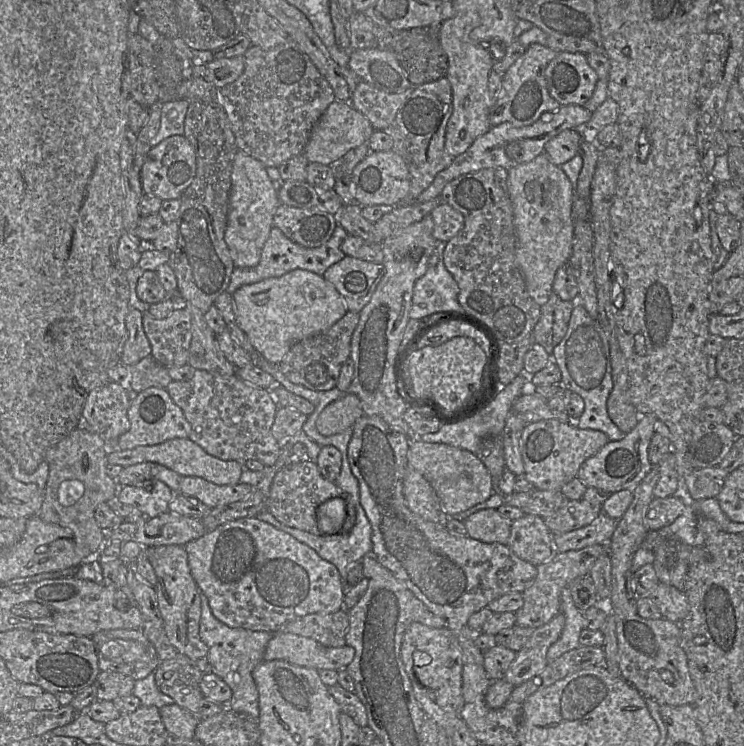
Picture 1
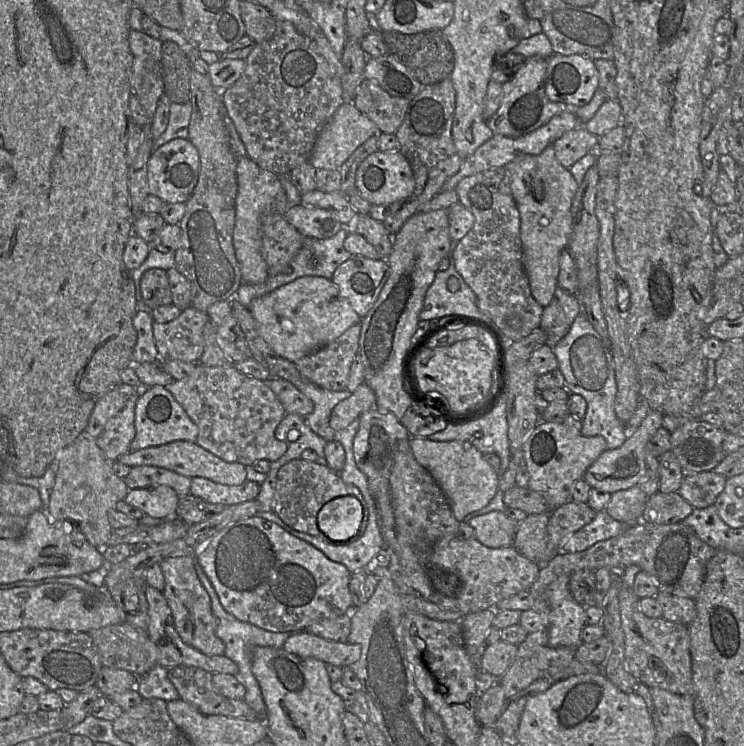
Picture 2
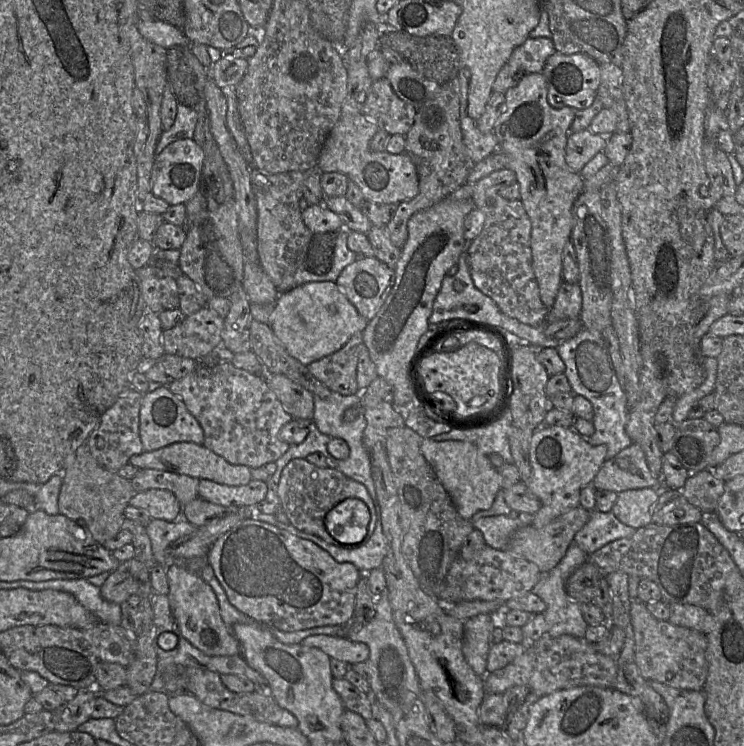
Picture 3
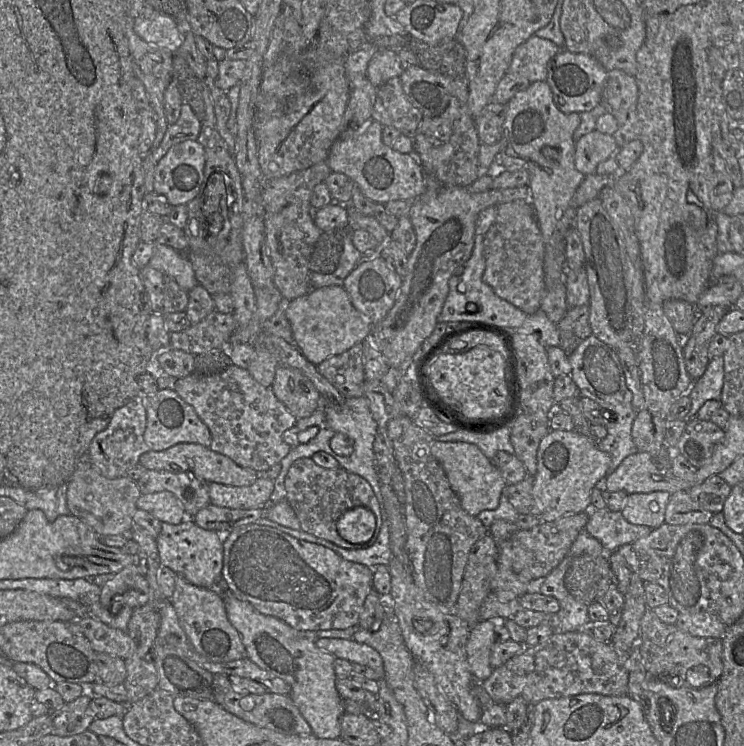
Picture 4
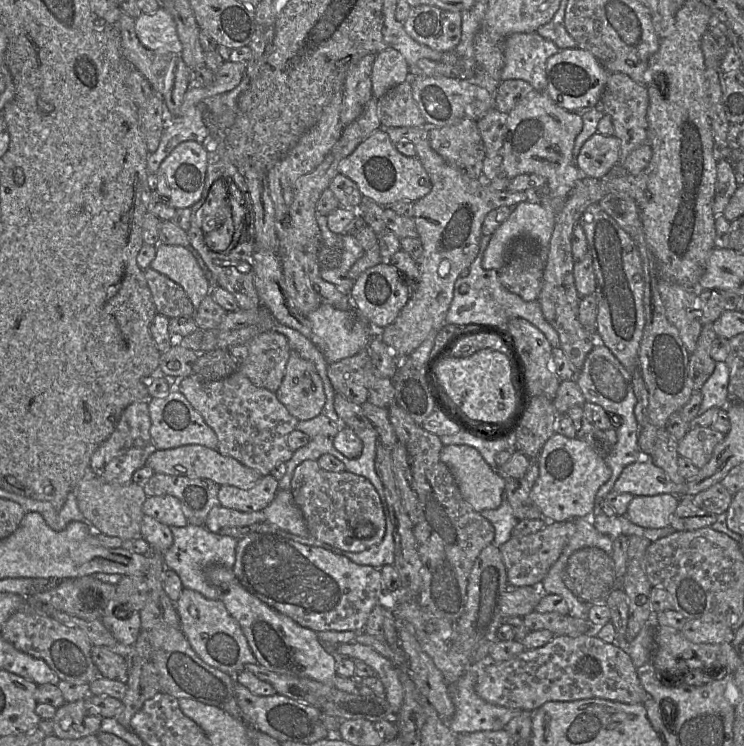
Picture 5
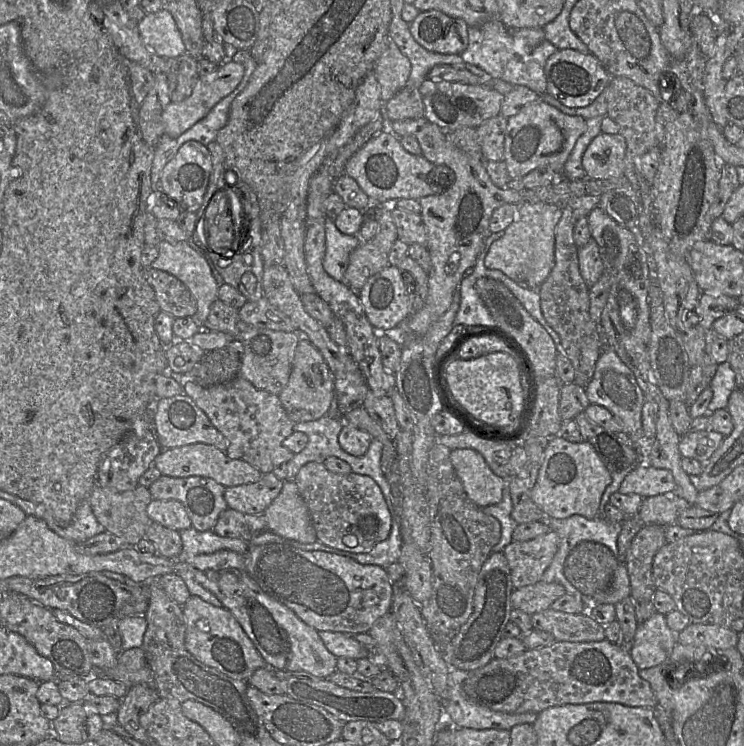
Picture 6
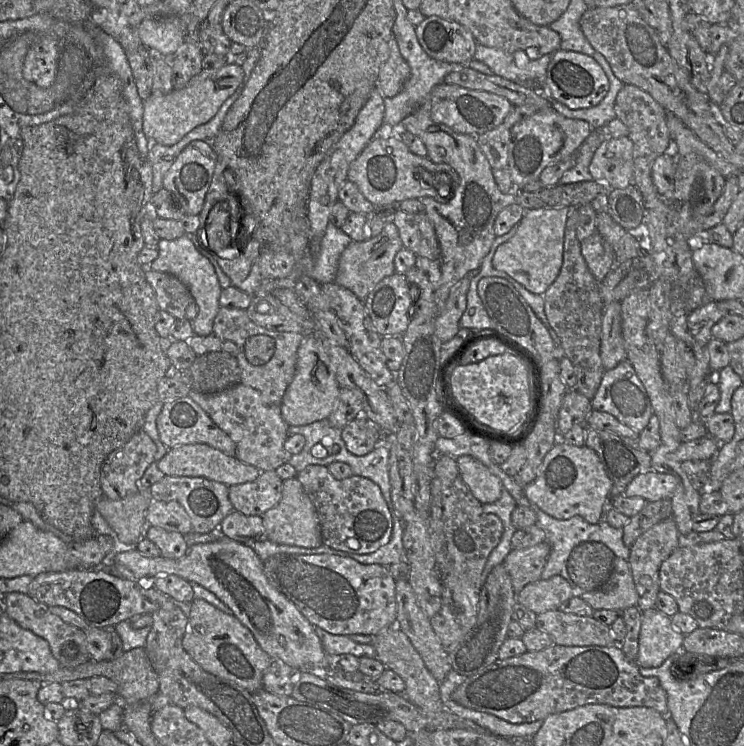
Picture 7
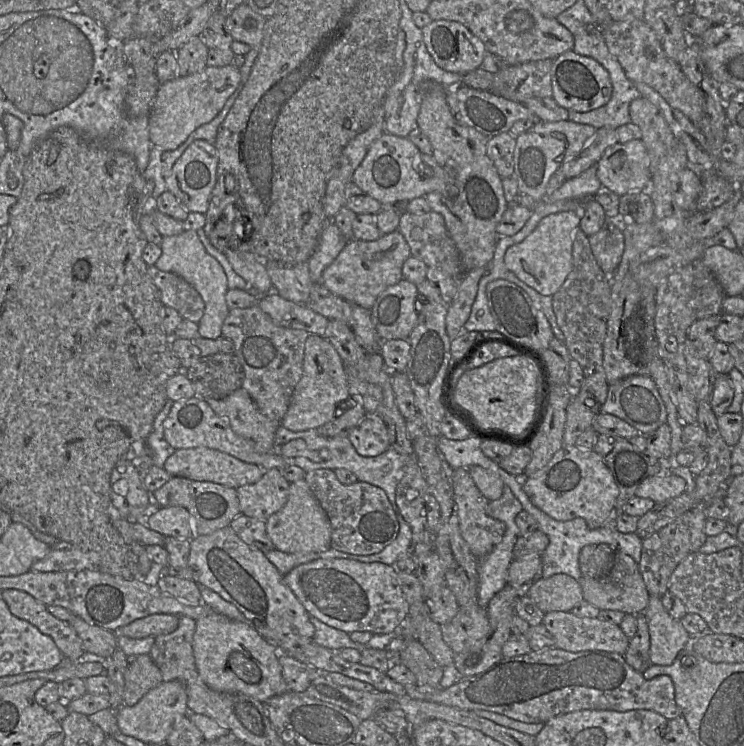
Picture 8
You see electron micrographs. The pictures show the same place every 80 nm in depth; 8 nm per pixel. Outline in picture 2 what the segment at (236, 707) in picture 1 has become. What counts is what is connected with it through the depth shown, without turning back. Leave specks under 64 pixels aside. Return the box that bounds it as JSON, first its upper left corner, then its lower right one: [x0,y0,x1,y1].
[195,561,292,718]

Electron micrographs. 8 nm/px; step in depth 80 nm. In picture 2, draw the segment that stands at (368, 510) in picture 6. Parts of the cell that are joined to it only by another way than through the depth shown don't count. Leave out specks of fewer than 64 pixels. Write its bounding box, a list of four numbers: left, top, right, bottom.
[273,459,367,536]

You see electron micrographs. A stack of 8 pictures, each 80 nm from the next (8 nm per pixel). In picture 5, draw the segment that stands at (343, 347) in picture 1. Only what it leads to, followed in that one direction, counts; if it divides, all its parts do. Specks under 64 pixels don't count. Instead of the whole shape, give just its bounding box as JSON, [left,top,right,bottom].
[327,350,370,405]

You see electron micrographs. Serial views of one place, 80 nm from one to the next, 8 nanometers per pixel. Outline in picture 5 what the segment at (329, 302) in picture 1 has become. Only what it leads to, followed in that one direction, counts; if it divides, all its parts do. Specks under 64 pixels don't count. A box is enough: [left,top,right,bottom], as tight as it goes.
[307,304,374,364]

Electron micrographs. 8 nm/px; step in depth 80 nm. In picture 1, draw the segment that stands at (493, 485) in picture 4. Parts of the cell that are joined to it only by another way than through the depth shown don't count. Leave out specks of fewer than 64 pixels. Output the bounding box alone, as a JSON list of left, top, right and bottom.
[408,442,494,517]

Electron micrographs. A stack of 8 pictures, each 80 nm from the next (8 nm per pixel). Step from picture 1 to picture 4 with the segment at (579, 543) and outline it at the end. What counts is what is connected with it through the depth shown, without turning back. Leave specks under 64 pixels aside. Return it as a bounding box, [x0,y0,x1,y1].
[584,510,650,553]

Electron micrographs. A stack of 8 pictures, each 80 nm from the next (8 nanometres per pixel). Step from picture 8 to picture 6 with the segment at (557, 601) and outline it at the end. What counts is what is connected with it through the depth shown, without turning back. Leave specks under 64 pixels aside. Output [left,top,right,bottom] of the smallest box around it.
[511,581,566,615]

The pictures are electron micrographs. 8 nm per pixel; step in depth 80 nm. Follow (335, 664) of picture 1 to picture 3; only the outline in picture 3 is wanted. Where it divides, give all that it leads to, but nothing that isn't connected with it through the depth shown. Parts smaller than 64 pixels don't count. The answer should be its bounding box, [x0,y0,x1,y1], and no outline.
[301,635,369,665]

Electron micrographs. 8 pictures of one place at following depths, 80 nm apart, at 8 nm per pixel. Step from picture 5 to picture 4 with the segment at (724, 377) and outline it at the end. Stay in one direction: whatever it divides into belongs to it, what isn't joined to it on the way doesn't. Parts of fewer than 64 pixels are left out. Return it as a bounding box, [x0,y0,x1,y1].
[685,357,724,422]

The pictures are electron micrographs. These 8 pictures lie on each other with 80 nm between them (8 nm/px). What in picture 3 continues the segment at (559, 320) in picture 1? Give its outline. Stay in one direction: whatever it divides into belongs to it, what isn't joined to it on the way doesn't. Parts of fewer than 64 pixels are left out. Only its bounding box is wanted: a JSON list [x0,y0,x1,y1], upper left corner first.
[545,282,582,322]

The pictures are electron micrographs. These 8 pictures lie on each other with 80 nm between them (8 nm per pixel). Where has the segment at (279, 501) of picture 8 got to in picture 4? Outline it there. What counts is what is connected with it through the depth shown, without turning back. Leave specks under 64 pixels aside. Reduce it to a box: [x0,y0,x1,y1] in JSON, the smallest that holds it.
[209,476,274,509]

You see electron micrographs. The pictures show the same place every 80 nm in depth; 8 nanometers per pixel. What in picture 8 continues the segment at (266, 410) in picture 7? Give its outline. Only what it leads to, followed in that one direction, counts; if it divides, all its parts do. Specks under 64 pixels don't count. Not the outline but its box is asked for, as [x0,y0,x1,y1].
[202,387,281,452]

